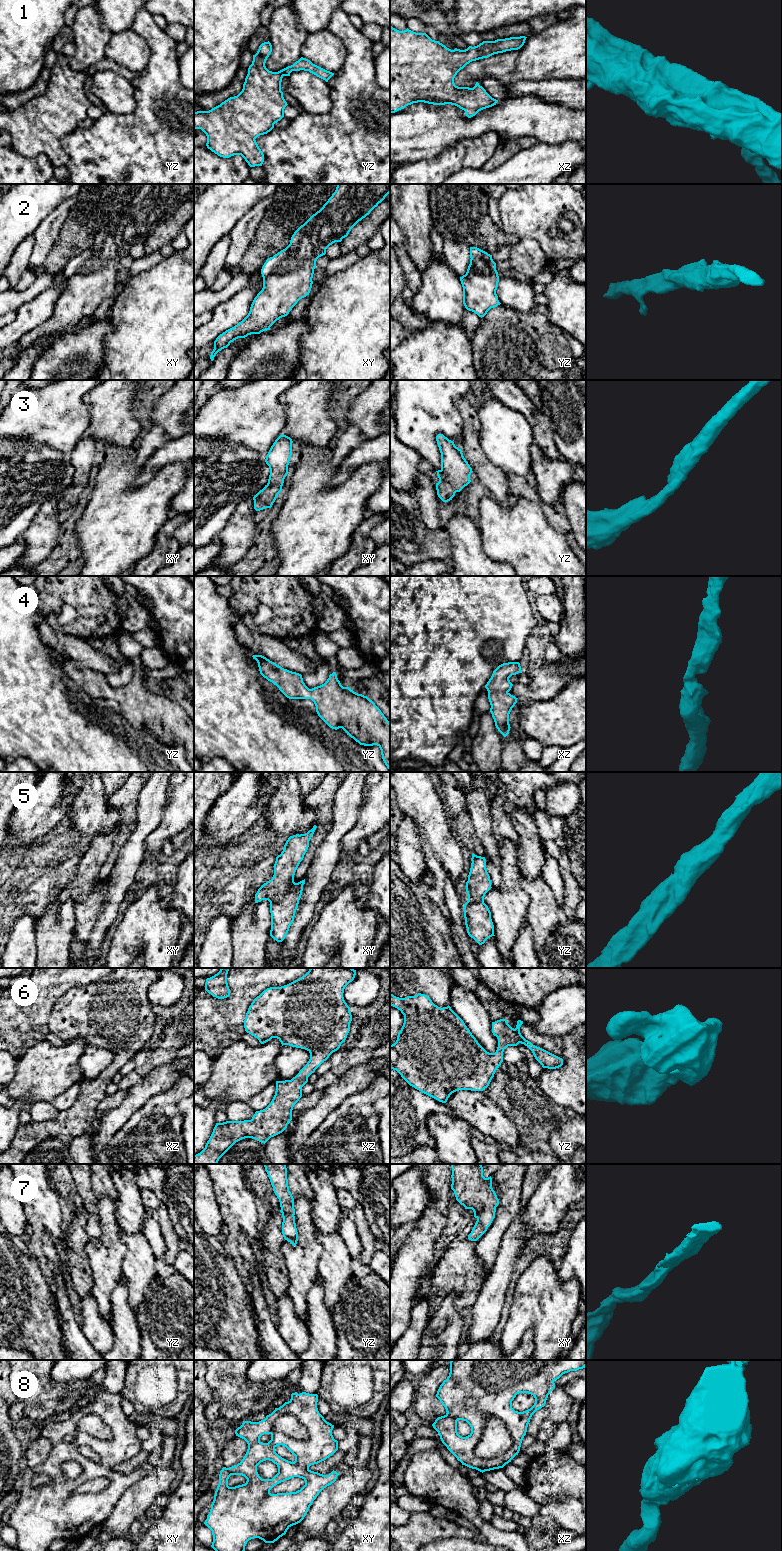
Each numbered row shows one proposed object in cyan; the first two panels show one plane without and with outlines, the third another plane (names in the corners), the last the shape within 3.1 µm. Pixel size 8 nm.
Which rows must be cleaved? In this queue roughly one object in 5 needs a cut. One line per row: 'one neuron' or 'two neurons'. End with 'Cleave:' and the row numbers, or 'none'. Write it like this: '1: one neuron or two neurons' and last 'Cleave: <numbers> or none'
1: one neuron
2: one neuron
3: one neuron
4: one neuron
5: one neuron
6: one neuron
7: one neuron
8: two neurons
Cleave: 8

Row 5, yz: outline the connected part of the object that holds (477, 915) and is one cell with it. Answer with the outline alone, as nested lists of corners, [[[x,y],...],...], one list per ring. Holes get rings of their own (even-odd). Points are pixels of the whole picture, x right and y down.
[[[473,853],[471,861],[466,882],[468,901],[464,904],[464,918],[468,935],[482,945],[488,938],[495,936],[491,912],[484,903],[485,894],[492,887],[485,857]]]

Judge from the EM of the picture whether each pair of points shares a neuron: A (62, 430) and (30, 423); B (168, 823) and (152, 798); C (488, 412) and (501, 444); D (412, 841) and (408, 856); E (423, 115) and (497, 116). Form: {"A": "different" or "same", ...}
{"A": "same", "B": "different", "C": "same", "D": "same", "E": "same"}

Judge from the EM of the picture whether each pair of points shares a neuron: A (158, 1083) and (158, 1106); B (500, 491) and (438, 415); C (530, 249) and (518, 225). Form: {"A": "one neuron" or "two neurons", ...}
{"A": "two neurons", "B": "two neurons", "C": "two neurons"}

